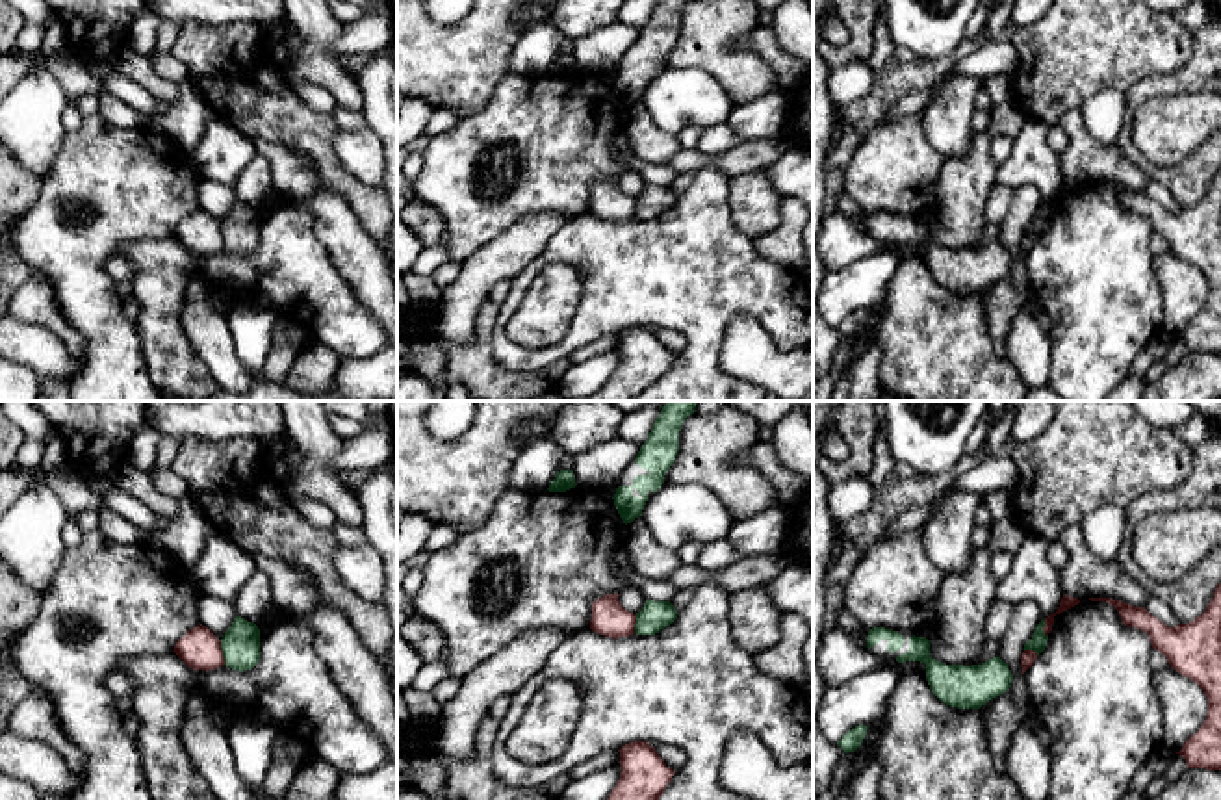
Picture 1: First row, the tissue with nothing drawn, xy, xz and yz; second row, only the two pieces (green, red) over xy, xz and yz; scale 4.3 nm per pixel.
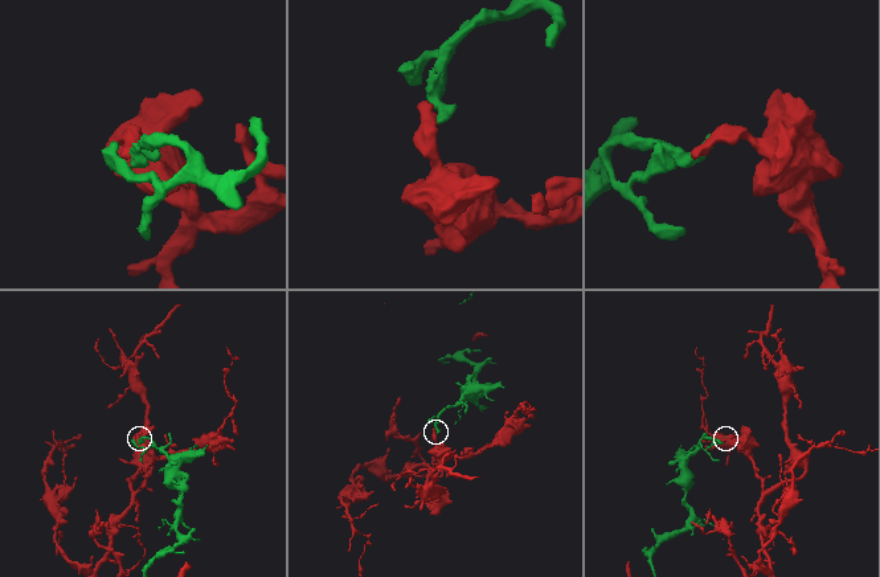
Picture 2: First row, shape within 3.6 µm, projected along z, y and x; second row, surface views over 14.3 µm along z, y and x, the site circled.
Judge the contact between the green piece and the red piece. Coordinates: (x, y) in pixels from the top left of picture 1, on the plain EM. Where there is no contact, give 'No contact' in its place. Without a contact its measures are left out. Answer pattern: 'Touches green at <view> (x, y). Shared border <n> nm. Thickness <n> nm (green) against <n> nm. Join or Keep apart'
Touches green at xy (223, 236). Shared border 110 nm. Thickness 170 nm (green) against 180 nm. Keep apart

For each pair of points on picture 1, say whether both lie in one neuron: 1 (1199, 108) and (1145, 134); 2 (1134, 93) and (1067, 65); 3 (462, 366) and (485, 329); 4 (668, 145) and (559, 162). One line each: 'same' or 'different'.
1: same
2: different
3: same
4: different

